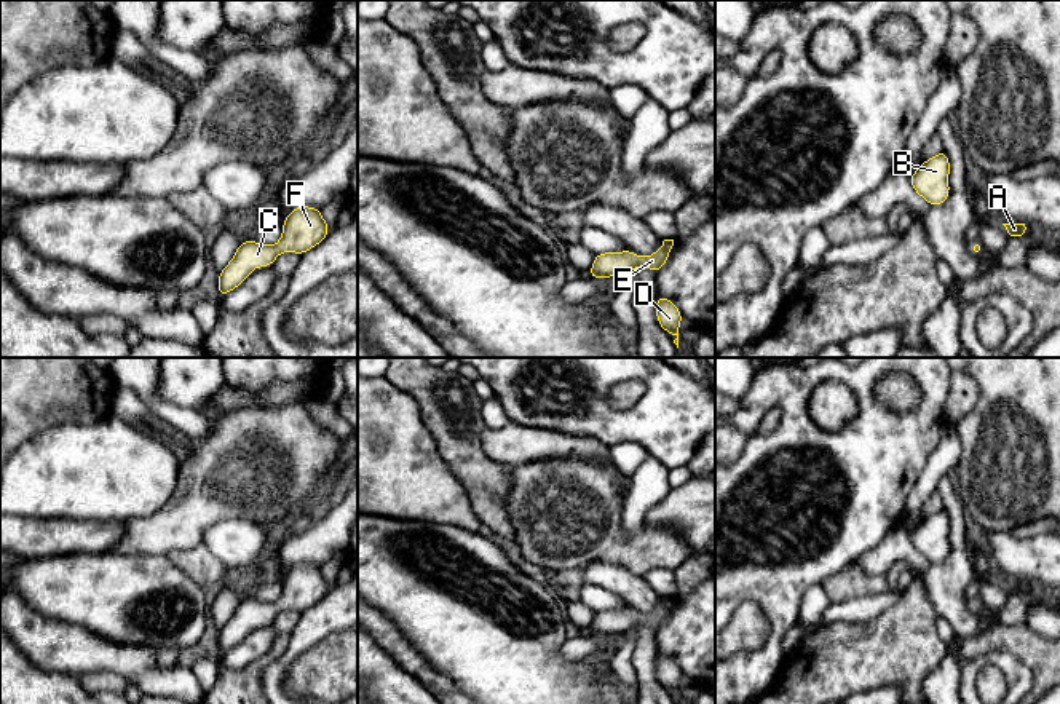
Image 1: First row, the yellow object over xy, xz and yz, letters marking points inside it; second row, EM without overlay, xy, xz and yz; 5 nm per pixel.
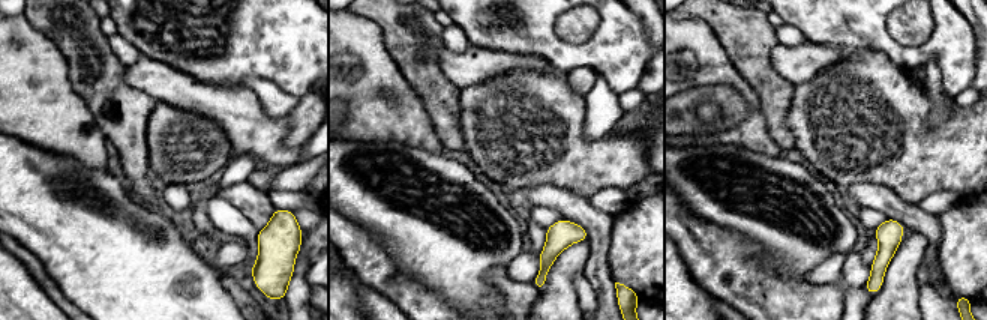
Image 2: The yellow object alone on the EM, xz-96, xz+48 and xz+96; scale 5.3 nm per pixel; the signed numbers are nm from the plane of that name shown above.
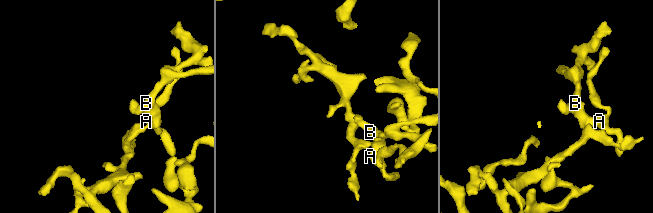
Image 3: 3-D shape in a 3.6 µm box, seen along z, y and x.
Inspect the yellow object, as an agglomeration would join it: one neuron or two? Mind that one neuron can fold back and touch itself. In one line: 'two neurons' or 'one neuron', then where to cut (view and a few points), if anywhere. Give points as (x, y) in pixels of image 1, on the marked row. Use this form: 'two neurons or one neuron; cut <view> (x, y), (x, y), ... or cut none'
one neuron; cut none

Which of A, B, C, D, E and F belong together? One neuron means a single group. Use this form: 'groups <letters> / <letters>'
groups A B C D E F

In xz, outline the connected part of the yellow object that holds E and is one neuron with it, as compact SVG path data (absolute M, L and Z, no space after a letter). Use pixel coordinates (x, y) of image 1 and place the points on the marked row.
M664 239L661 247L648 257L640 257L632 251L597 254L587 276L605 279L613 275L626 275L637 267L648 267L656 275L666 263L674 239Z

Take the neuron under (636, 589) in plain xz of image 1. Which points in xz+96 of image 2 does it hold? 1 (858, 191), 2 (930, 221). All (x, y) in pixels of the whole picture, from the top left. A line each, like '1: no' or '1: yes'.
1: yes
2: yes

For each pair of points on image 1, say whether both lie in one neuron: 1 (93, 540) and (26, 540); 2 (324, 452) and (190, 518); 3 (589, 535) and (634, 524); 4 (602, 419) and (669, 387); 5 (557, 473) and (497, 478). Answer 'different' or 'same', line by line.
1: same
2: same
3: different
4: same
5: different

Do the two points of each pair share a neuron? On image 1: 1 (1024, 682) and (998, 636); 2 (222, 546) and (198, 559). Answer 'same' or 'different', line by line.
1: different
2: different

